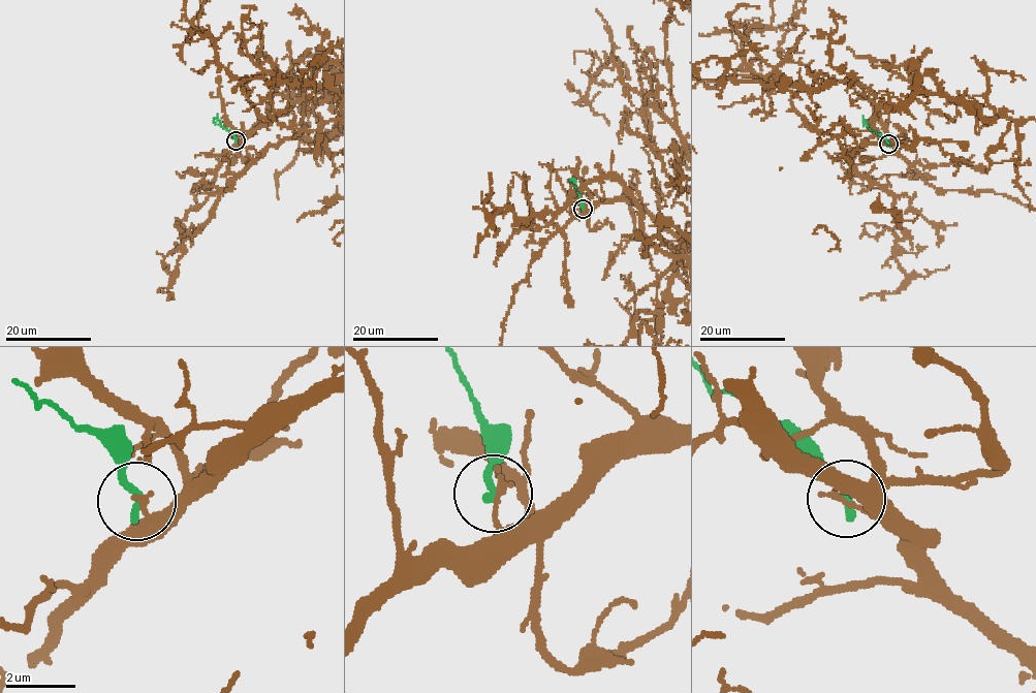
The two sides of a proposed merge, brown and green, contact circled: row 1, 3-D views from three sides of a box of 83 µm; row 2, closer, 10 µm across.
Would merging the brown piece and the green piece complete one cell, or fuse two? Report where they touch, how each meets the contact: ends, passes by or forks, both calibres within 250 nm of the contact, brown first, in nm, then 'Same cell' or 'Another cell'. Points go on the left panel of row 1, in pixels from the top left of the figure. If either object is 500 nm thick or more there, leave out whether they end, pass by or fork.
Place: (236, 140). At the ring brown ends. At the ring green ends. Thickness 170 nm (brown) against 280 nm. Another cell

